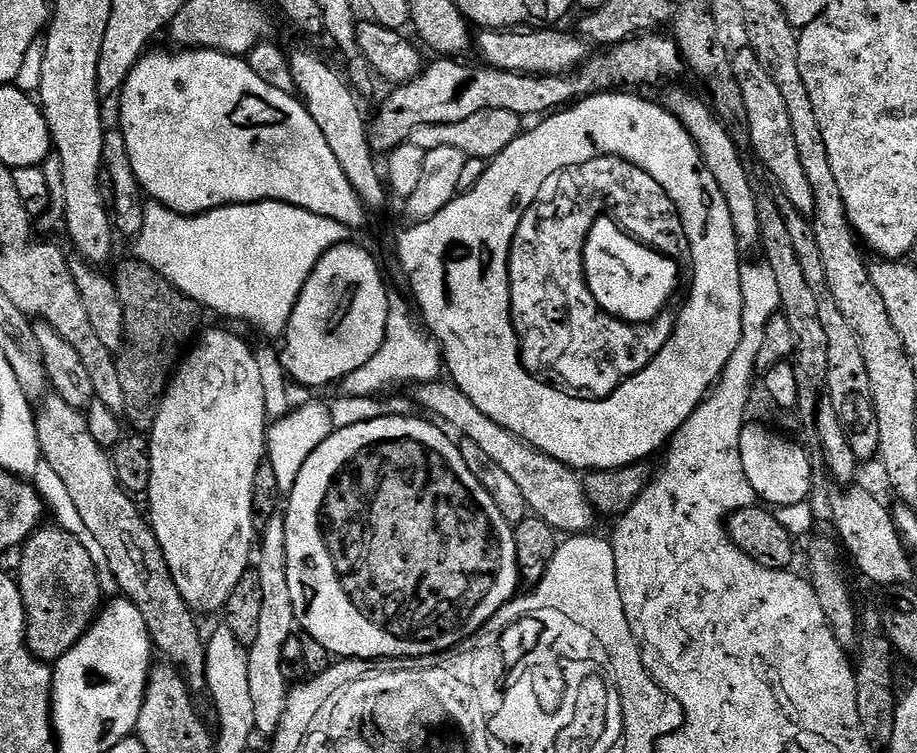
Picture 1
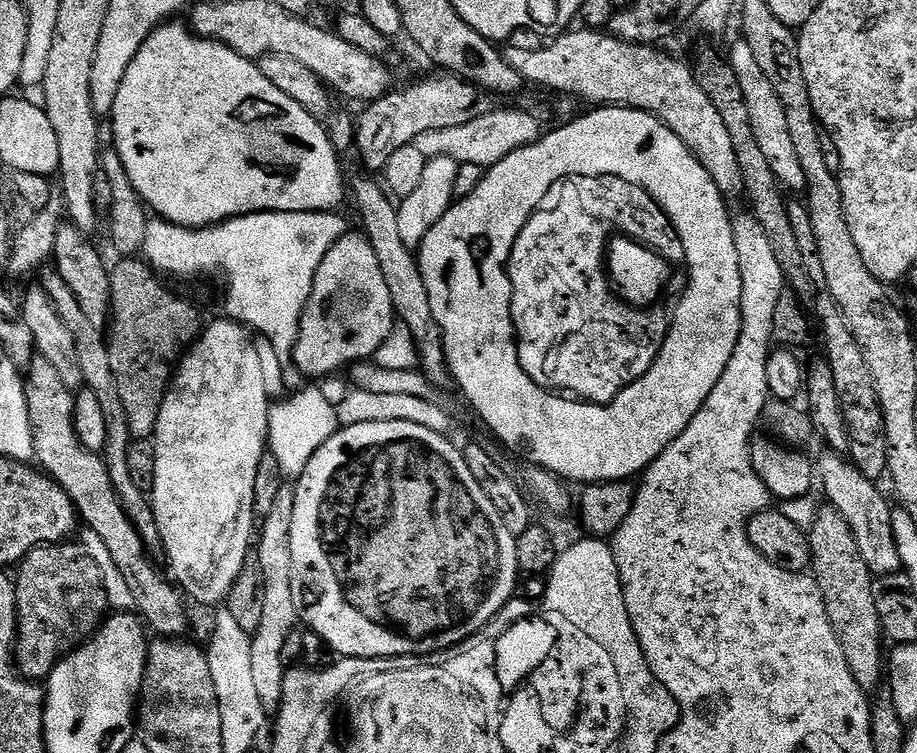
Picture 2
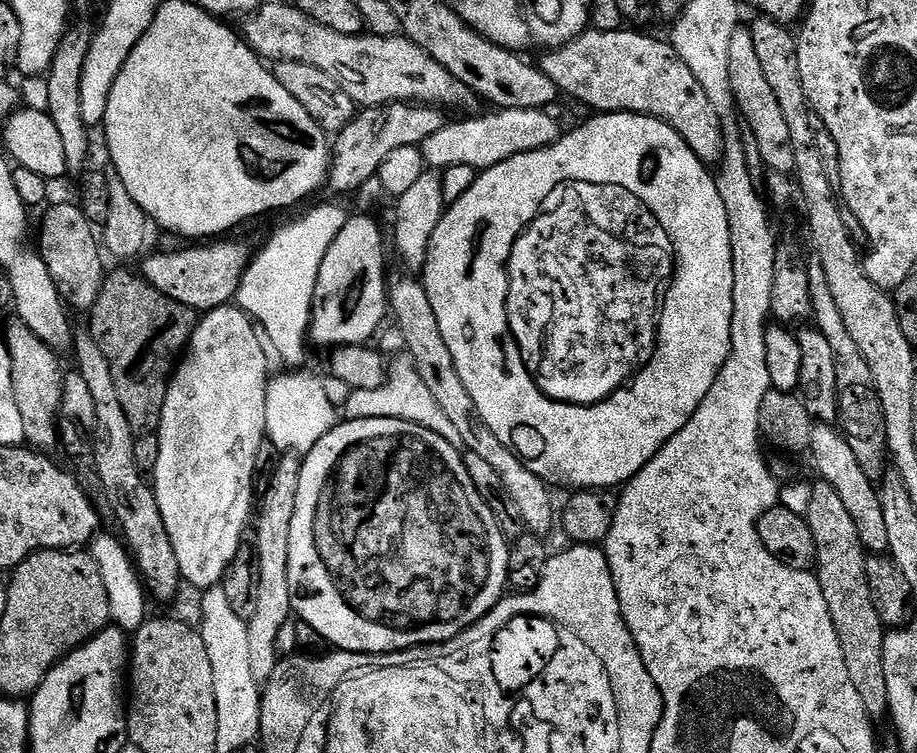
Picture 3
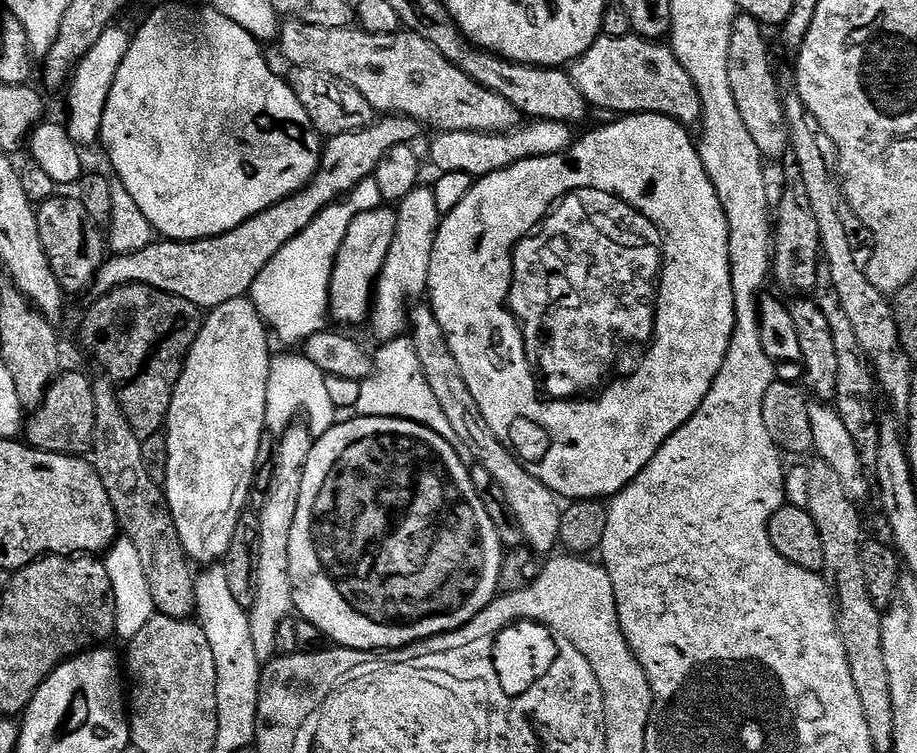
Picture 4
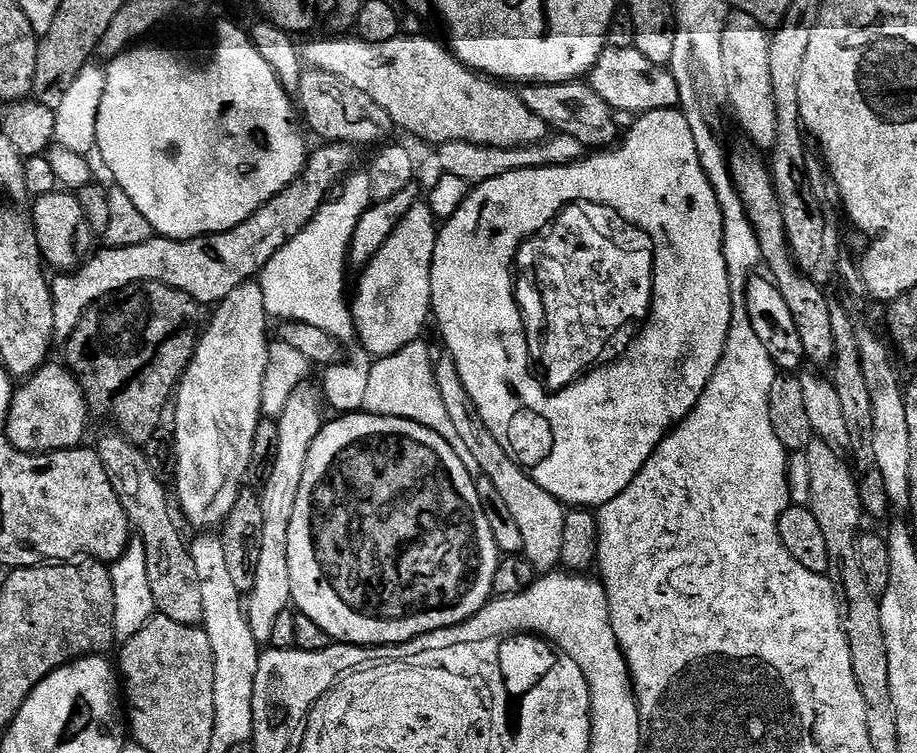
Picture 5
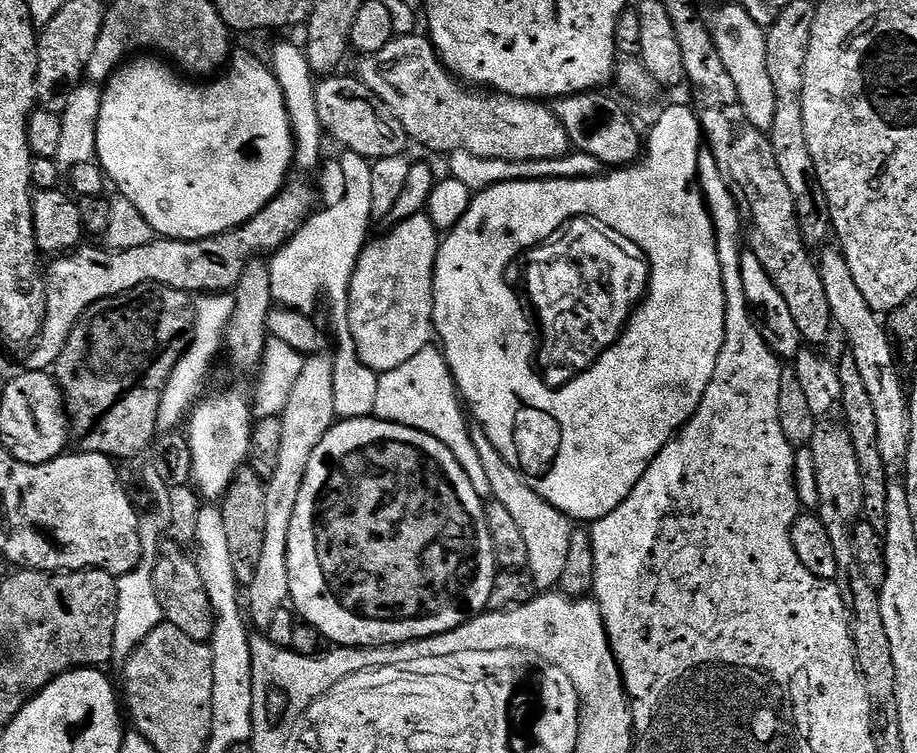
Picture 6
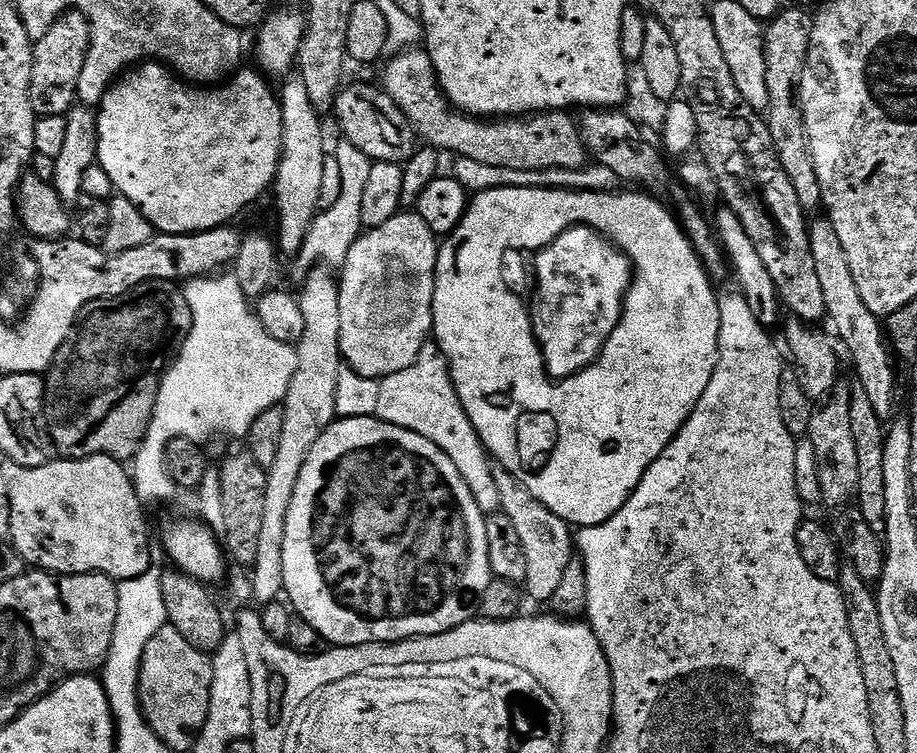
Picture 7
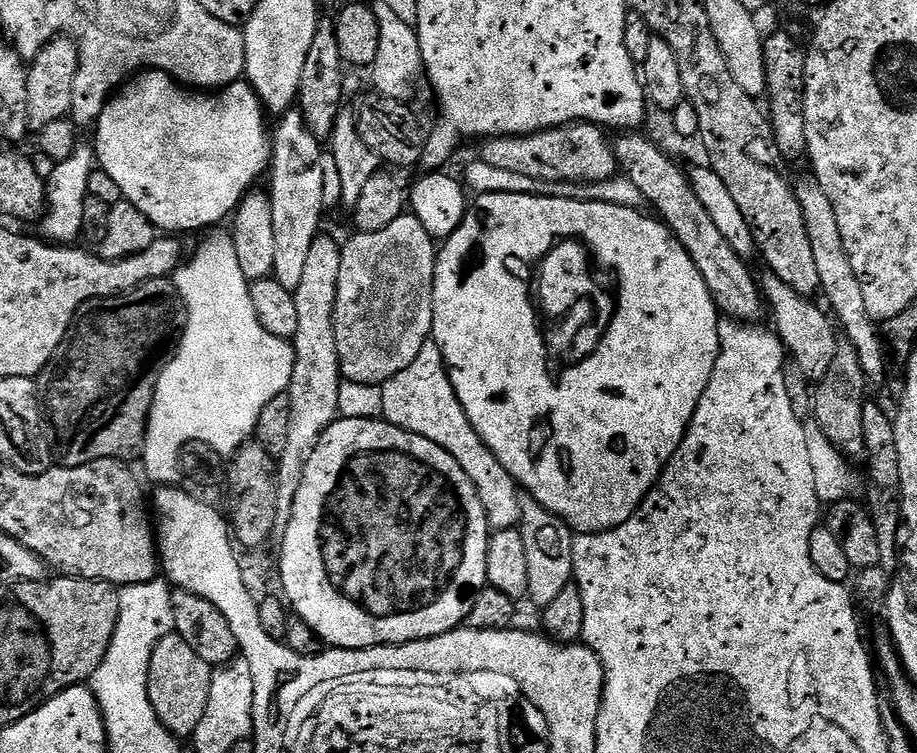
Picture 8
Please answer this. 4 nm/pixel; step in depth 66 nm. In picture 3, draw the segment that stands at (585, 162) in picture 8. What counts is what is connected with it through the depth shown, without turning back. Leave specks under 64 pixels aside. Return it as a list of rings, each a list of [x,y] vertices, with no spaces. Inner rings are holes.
[[[268,2],[261,3],[260,7],[243,22],[245,24],[242,37],[245,43],[256,51],[257,56],[268,62],[293,60],[306,66],[314,66],[314,70],[322,70],[322,74],[329,76],[357,106],[378,108],[382,104],[411,102],[449,110],[448,108],[472,108],[478,104],[478,97],[462,82],[458,82],[458,78],[454,78],[454,74],[450,74],[446,66],[434,62],[430,54],[426,54],[413,40],[403,34],[398,36],[338,34],[338,30],[330,30],[326,26],[315,24],[299,6],[292,5],[291,8],[288,4],[268,4]]]

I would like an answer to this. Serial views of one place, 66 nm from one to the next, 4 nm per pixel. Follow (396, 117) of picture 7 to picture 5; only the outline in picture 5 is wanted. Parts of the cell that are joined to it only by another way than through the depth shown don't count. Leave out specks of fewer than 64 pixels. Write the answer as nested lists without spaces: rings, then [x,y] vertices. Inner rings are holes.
[[[308,68],[302,72],[298,92],[300,96],[304,95],[304,108],[302,104],[303,123],[307,125],[310,132],[310,127],[312,127],[313,134],[321,136],[319,138],[321,141],[339,142],[353,146],[361,146],[360,144],[380,146],[389,139],[387,136],[394,132],[390,114],[386,114],[386,110],[382,110],[382,106],[378,106],[378,102],[374,102],[374,98],[370,98],[370,94],[362,94],[362,90],[358,90],[358,86],[350,86],[350,82],[346,82],[329,72],[324,72],[320,68]]]

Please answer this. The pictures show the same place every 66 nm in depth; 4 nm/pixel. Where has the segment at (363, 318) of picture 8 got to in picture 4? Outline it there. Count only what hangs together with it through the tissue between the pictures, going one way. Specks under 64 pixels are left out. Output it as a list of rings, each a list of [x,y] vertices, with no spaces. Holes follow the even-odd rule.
[[[418,186],[410,194],[406,194],[406,198],[399,201],[396,208],[398,230],[394,234],[390,254],[386,254],[380,277],[376,280],[370,313],[372,332],[380,342],[397,340],[409,331],[410,305],[419,301],[428,290],[430,254],[434,250],[434,238],[440,229],[442,215],[435,202],[433,189],[424,187]]]

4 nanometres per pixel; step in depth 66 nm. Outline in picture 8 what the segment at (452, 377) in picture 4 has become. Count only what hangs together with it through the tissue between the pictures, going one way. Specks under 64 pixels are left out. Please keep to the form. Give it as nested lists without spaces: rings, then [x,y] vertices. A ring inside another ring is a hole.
[[[531,498],[521,499],[519,530],[522,534],[522,542],[526,546],[526,567],[529,601],[537,604],[537,609],[544,609],[562,594],[574,580],[572,574],[572,541],[573,529],[568,523],[555,516],[548,508],[543,508],[538,501]]]

